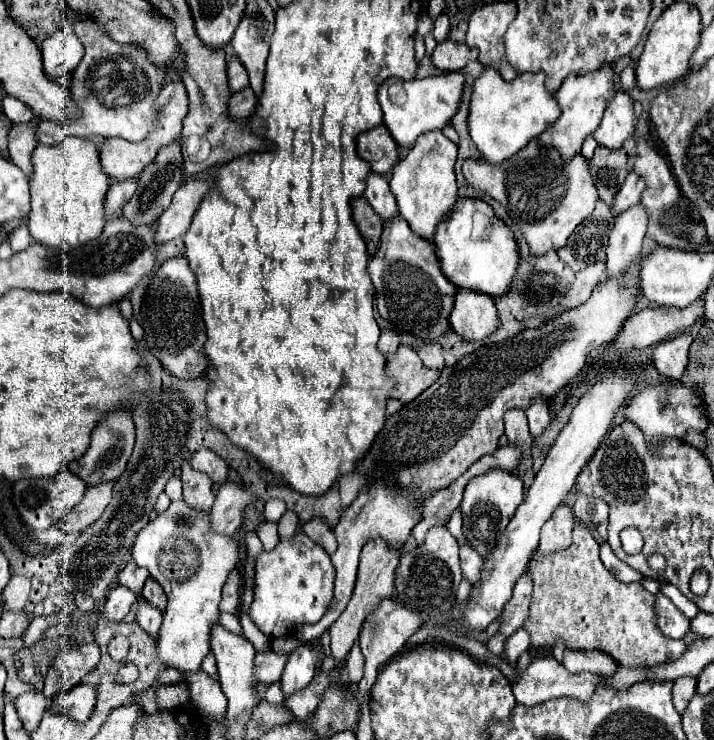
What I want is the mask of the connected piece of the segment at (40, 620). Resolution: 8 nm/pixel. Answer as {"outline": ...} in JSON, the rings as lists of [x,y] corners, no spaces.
{"outline":[[[36,616],[36,618],[30,622],[28,630],[22,634],[24,646],[32,646],[38,638],[42,638],[42,634],[46,632],[46,628],[50,628],[50,626],[56,624],[56,622],[58,622],[58,620],[56,620],[54,616]]]}

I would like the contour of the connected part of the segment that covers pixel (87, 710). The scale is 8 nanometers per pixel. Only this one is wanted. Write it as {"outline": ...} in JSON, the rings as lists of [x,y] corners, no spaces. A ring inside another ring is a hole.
{"outline":[[[78,684],[72,690],[66,690],[54,698],[54,710],[76,722],[90,718],[96,702],[96,686]]]}

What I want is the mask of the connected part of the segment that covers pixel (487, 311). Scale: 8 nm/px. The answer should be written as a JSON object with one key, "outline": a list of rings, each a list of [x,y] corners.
{"outline":[[[458,290],[450,324],[464,340],[482,340],[498,330],[498,310],[494,298],[474,290]]]}

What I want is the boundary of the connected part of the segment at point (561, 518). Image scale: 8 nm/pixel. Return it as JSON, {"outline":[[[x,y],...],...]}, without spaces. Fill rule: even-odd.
{"outline":[[[562,504],[556,510],[556,514],[544,524],[538,552],[540,554],[552,554],[558,550],[566,550],[572,544],[572,528],[574,528],[572,510]]]}

